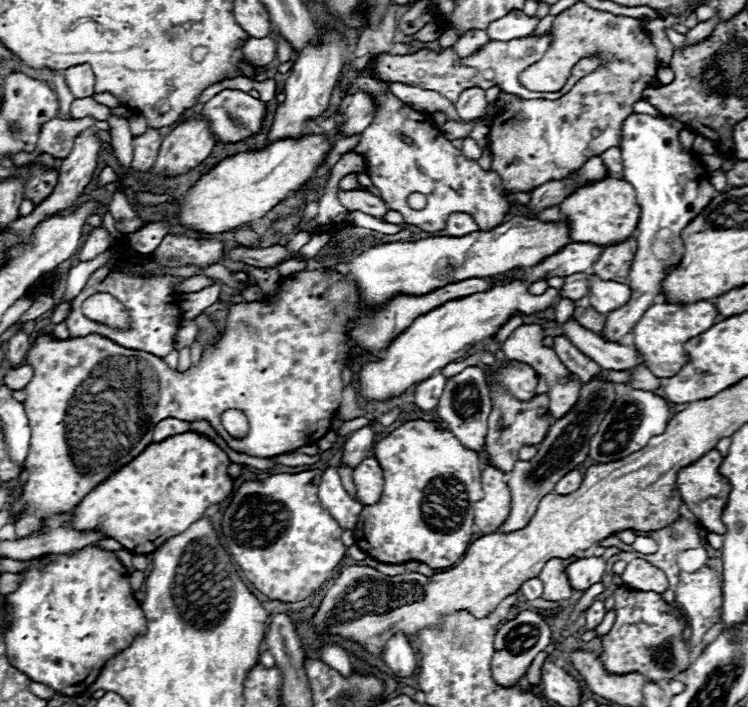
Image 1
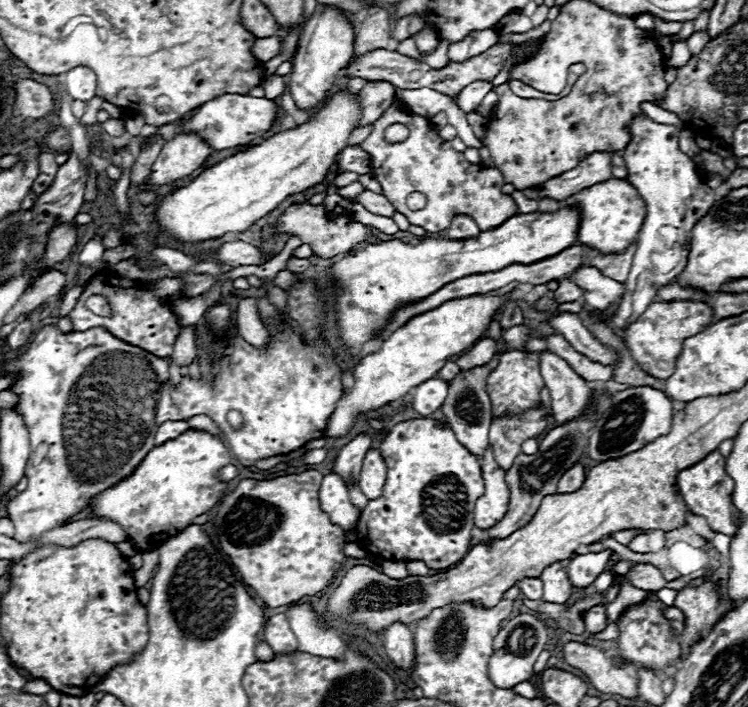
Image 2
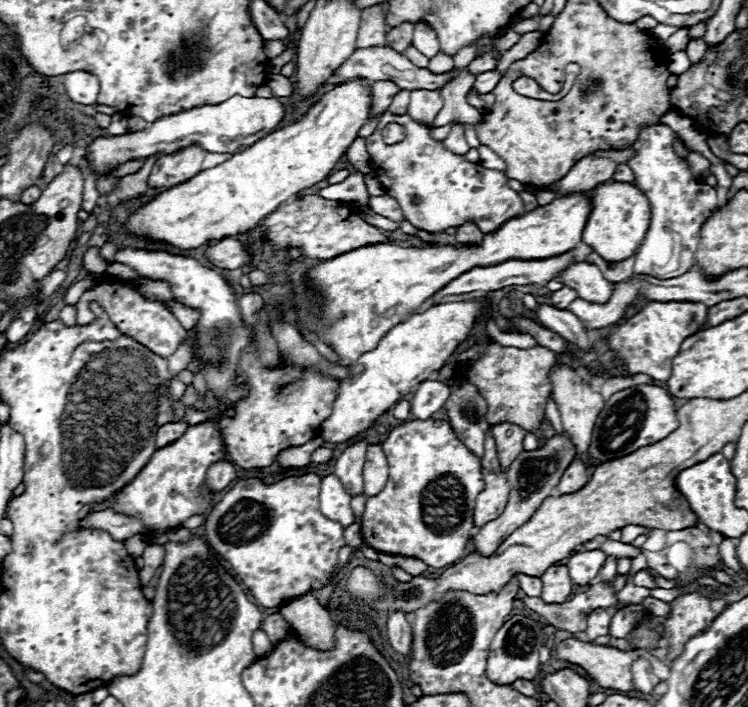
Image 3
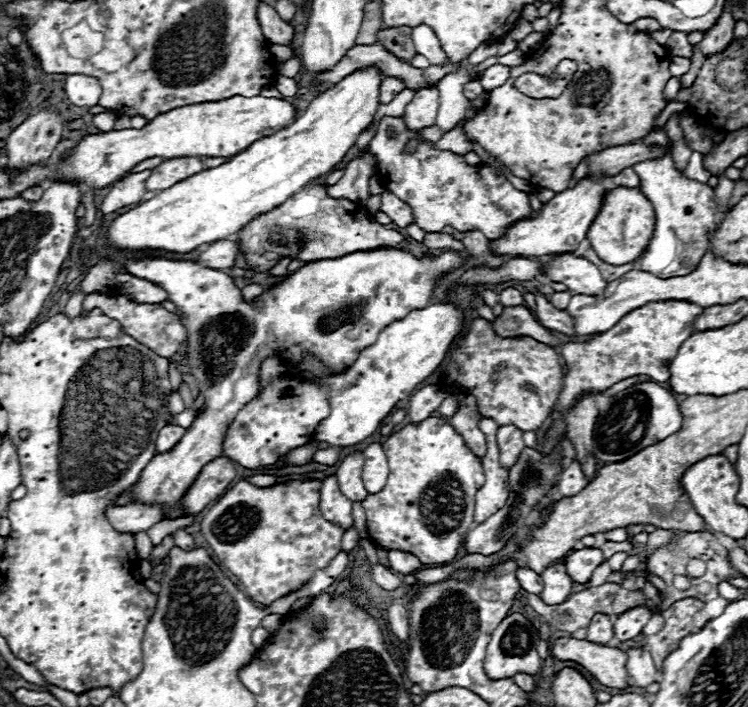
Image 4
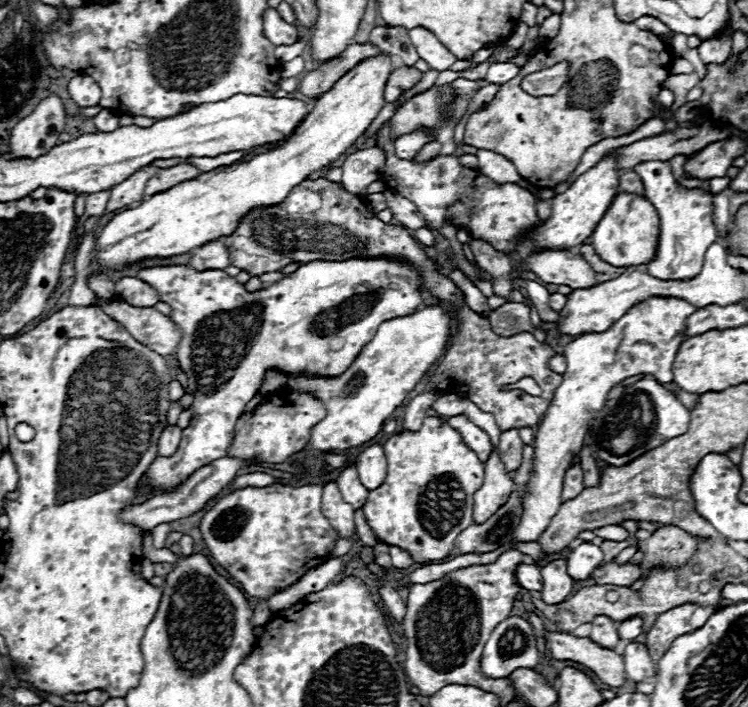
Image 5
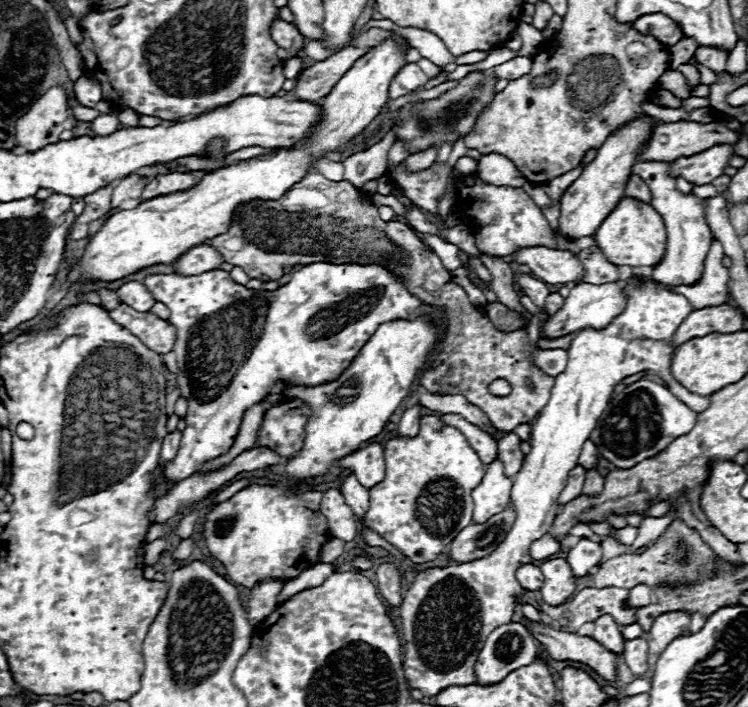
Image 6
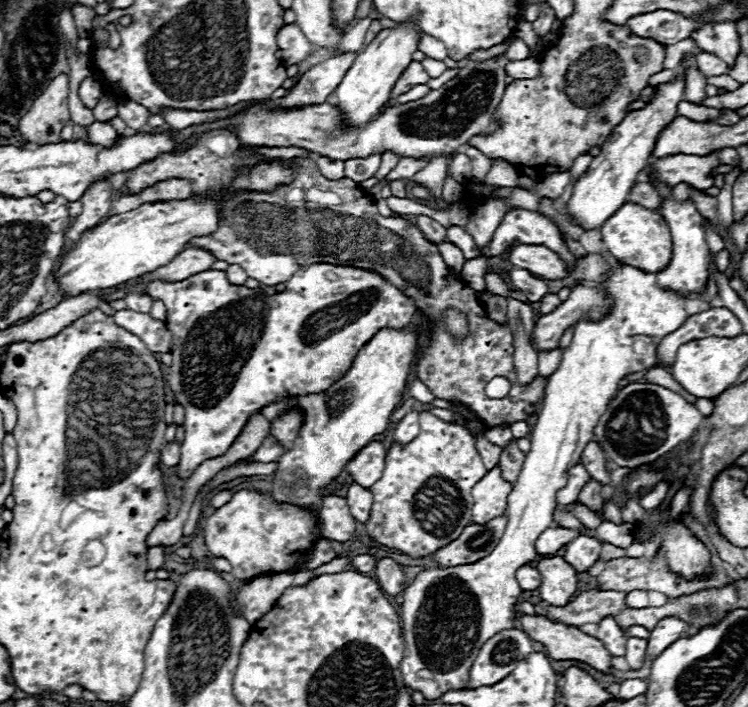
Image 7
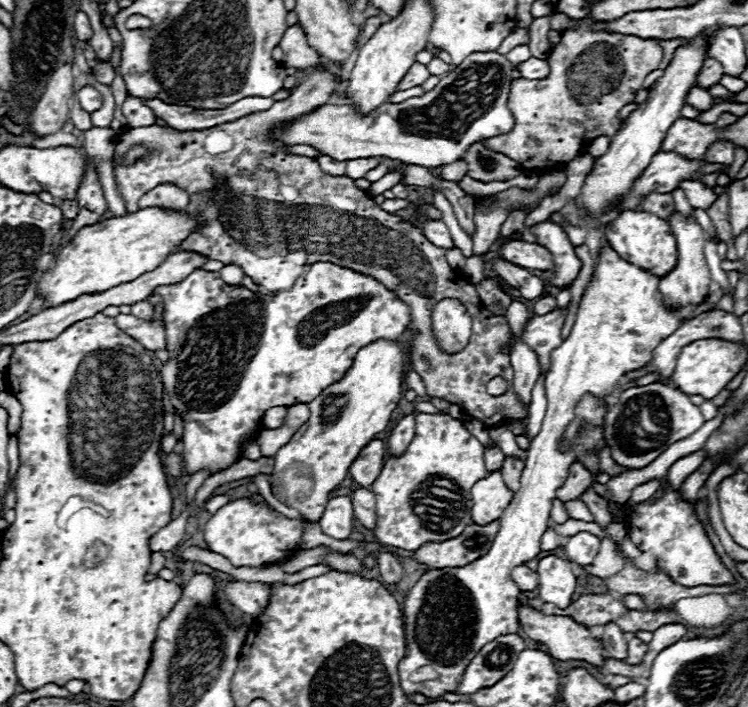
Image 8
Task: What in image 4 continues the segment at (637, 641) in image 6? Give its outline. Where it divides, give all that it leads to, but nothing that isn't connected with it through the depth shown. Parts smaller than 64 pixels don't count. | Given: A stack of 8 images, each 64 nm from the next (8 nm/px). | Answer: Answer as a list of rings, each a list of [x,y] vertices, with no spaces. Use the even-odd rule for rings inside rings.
[[[628,648],[628,678],[630,684],[636,684],[640,688],[646,688],[648,684],[656,682],[656,666],[652,662],[652,656],[644,648]]]

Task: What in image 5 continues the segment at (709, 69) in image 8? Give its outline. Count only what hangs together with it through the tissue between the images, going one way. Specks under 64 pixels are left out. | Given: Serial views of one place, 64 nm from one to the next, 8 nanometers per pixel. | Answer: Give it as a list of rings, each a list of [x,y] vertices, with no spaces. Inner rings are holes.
[[[724,34],[724,36],[702,42],[698,46],[698,54],[700,54],[704,64],[720,64],[720,66],[724,66],[728,56],[730,56],[730,46],[732,46],[732,40],[730,40],[728,34]]]

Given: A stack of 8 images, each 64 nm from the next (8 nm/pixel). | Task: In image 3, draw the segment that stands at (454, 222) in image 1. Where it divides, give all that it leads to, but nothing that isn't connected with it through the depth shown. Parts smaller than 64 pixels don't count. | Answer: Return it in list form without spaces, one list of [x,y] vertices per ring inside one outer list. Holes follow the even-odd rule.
[[[466,222],[466,224],[456,228],[456,242],[458,244],[476,244],[476,246],[480,246],[482,238],[484,238],[484,234],[472,222]]]

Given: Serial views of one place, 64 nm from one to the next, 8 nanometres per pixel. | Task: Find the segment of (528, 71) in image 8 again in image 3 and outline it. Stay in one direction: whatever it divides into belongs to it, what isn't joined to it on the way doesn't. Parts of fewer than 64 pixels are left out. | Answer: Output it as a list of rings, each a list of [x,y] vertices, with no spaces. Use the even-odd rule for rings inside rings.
[[[492,70],[492,72],[484,72],[484,74],[480,74],[480,76],[476,78],[474,86],[478,88],[478,92],[488,94],[488,92],[492,92],[492,90],[496,88],[496,84],[498,84],[500,80],[502,80],[500,70]]]

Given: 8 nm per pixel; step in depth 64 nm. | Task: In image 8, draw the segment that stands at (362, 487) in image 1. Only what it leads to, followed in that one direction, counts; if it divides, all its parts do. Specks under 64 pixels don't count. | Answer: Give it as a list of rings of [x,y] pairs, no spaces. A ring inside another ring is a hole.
[[[370,440],[368,446],[362,448],[360,456],[352,462],[350,466],[350,476],[354,478],[356,484],[360,486],[370,486],[378,476],[384,466],[384,456],[386,456],[386,446],[382,440]]]

